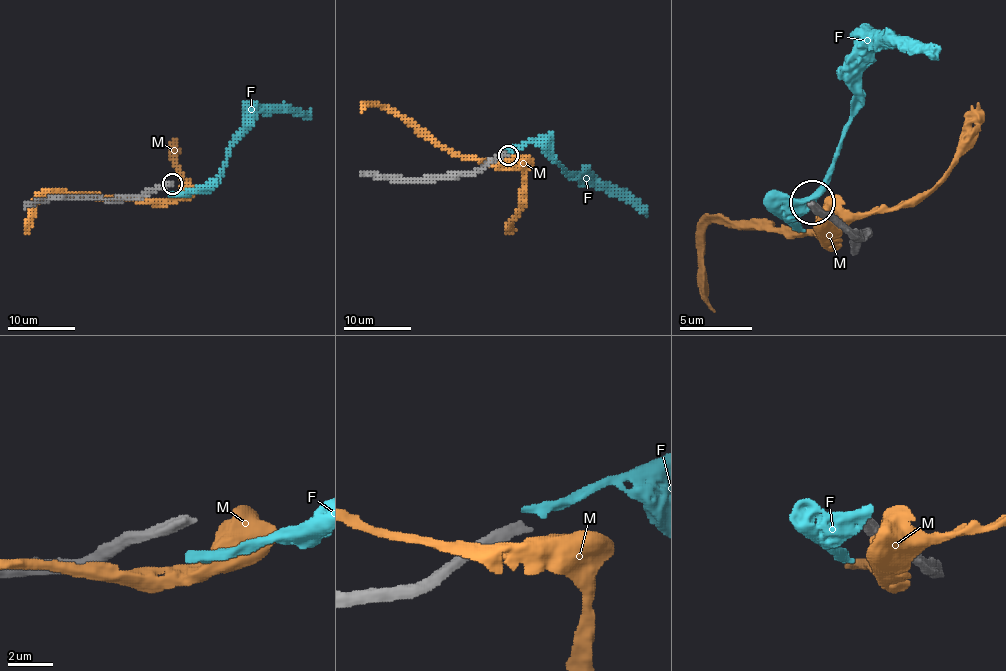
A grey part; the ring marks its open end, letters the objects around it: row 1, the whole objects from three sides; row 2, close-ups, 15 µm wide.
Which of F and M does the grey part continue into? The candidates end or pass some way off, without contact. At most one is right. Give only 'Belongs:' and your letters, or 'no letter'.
Belongs: no letter

